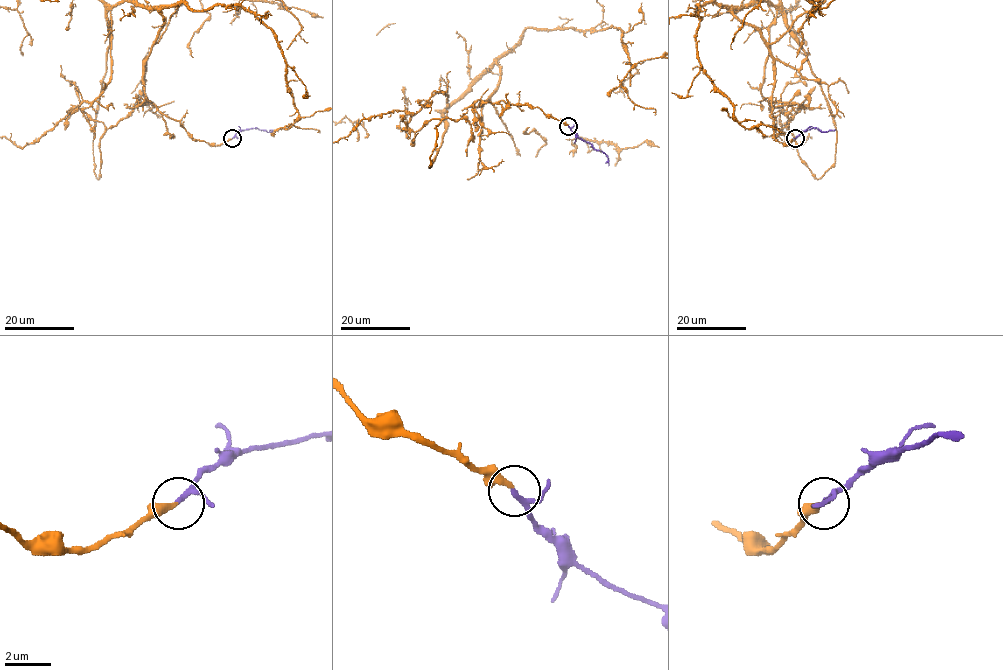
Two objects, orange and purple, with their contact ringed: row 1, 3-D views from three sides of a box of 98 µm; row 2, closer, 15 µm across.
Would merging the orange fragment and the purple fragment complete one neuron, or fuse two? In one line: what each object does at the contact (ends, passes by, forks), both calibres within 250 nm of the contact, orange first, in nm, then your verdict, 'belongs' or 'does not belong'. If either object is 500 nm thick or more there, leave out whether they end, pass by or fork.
orange ends there; purple passes by; 280 nm thick on the orange side, 180 nm on the other; belongs

